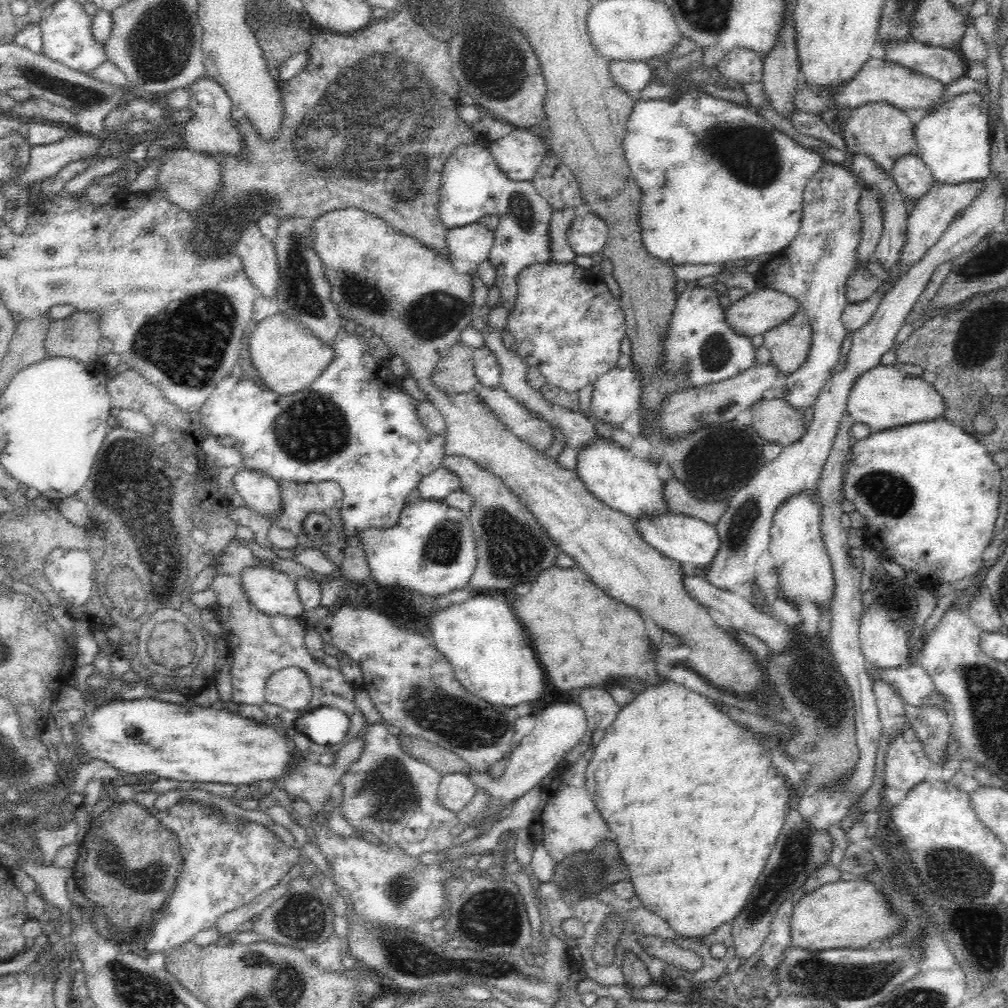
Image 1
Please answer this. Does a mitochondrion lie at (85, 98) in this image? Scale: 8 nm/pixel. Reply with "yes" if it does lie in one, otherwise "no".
yes

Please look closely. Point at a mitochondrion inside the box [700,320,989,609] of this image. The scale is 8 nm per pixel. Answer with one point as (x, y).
(891, 496)

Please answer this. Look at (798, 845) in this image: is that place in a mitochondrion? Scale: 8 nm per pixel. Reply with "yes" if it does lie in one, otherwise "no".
yes

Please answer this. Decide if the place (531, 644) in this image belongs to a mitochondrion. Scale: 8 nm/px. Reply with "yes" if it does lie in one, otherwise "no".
no

